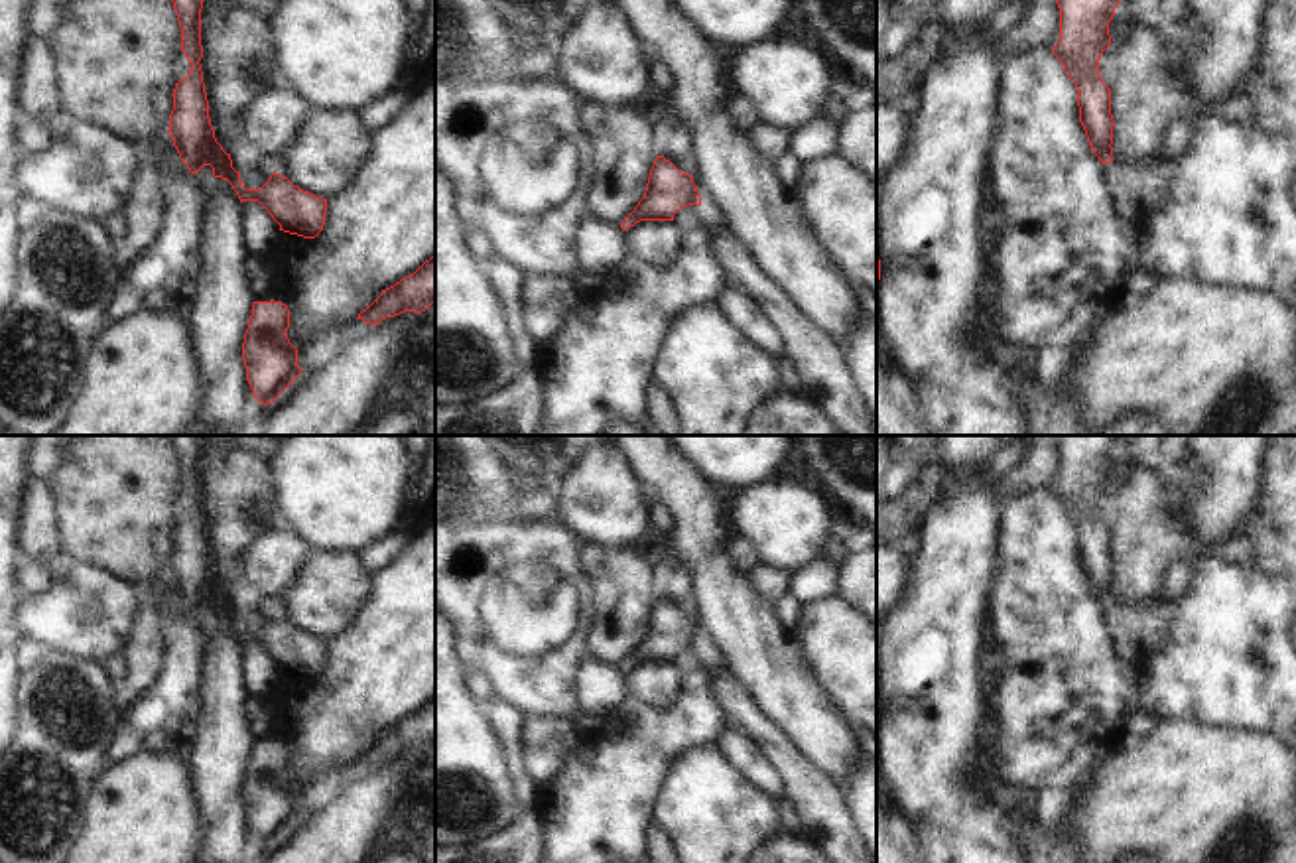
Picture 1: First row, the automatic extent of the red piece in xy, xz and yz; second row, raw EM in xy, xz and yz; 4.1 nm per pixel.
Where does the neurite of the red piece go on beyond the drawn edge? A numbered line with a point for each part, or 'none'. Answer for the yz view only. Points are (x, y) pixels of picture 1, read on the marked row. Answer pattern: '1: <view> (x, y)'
1: yz (1121, 178)

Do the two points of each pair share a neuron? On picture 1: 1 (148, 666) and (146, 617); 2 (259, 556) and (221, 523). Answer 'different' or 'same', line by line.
1: same
2: different

